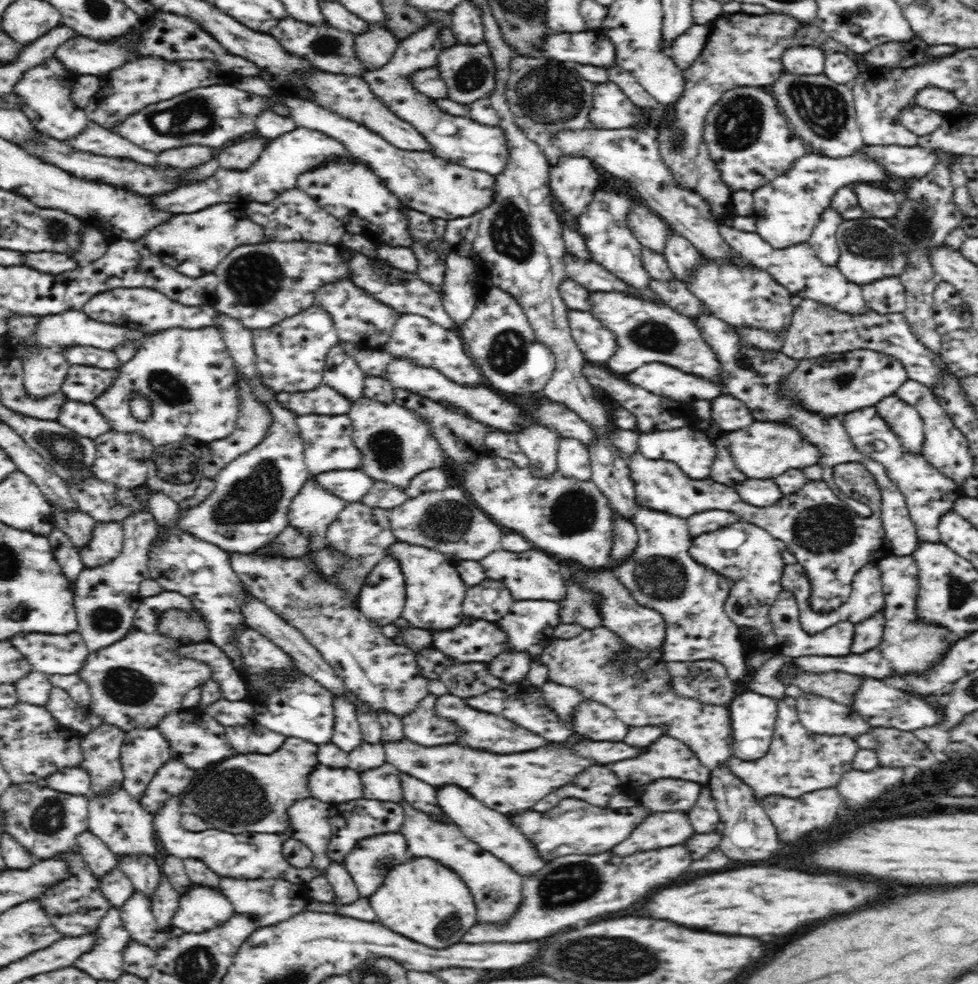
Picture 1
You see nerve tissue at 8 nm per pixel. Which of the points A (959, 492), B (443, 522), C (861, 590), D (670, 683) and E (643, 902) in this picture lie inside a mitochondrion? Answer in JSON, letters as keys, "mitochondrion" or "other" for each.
{"A":"other","B":"mitochondrion","C":"other","D":"other","E":"other"}

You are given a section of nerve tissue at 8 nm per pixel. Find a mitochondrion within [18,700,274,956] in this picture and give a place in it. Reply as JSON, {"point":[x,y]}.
{"point":[48,816]}

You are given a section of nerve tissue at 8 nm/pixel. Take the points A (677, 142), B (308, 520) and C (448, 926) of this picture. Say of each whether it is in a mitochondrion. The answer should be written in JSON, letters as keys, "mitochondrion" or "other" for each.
{"A":"mitochondrion","B":"other","C":"mitochondrion"}

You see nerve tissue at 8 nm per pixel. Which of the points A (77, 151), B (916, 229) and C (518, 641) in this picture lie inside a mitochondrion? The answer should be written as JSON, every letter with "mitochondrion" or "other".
{"A":"other","B":"mitochondrion","C":"other"}

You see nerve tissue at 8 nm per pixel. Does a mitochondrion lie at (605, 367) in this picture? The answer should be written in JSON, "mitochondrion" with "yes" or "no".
{"mitochondrion":"no"}

